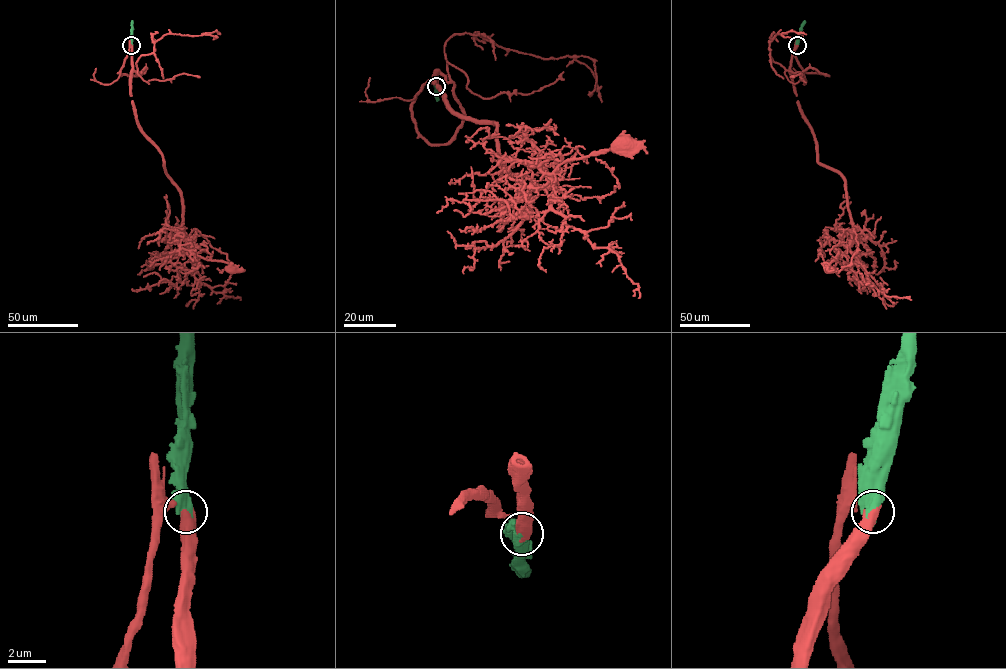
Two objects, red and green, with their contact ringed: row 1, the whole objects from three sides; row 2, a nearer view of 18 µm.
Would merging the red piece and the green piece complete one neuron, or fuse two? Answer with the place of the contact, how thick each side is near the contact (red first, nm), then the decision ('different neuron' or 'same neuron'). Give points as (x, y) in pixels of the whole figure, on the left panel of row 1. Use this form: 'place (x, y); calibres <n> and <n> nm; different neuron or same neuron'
place (131, 45); calibres 550 and 750 nm; same neuron

